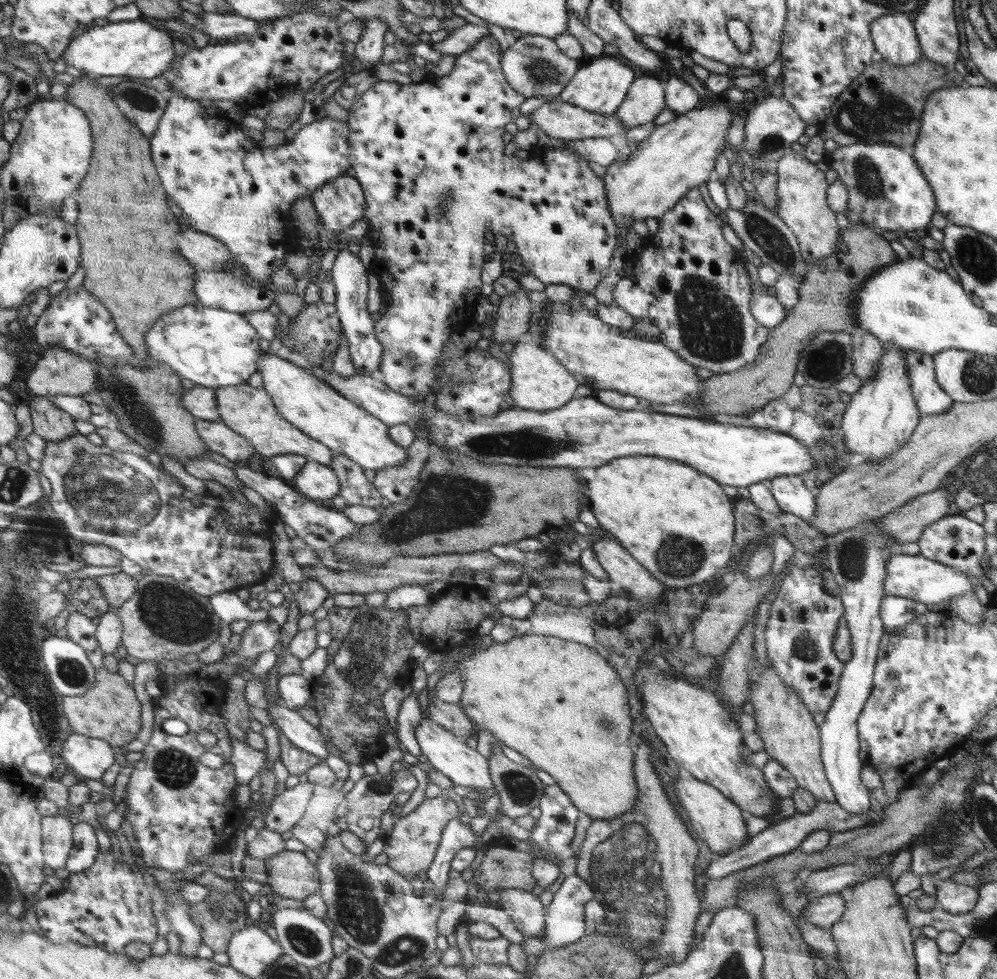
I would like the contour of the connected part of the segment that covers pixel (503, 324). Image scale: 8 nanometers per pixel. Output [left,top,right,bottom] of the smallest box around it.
[492,286,531,344]

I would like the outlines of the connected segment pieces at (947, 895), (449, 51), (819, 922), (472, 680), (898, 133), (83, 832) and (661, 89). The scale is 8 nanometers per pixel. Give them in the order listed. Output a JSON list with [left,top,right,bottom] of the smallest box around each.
[[936,879,979,913],[431,23,491,56],[803,894,845,929],[458,634,639,820],[819,57,954,151],[66,822,99,873],[615,76,666,129]]

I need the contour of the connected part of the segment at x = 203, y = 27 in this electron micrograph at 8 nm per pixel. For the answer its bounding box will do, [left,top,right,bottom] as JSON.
[180,10,259,38]

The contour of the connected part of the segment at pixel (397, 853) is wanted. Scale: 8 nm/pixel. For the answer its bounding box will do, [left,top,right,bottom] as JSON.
[383,795,462,883]

